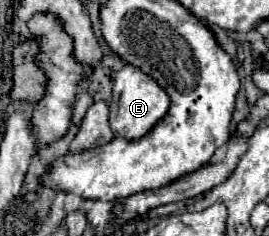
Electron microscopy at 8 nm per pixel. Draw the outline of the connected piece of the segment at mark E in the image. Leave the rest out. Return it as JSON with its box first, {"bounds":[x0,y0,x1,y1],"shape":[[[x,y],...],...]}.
{"bounds":[111,64,171,140],"shape":[[[127,64],[115,78],[113,104],[117,104],[117,118],[111,114],[113,132],[117,136],[137,140],[137,138],[145,136],[167,114],[167,110],[171,106],[171,98],[149,74],[143,74],[143,70],[139,70],[137,66]]]}

